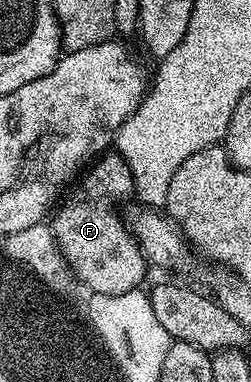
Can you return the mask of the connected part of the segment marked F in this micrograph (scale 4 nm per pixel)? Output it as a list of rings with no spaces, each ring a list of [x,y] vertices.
[[[112,150],[101,155],[83,176],[76,197],[65,199],[59,205],[60,213],[51,217],[50,227],[56,241],[72,267],[73,277],[79,283],[81,280],[89,293],[113,296],[135,292],[143,285],[140,283],[144,280],[144,271],[149,271],[150,265],[144,259],[144,252],[136,243],[131,227],[116,213],[116,203],[131,197],[136,190],[130,166],[126,166],[119,152]]]

